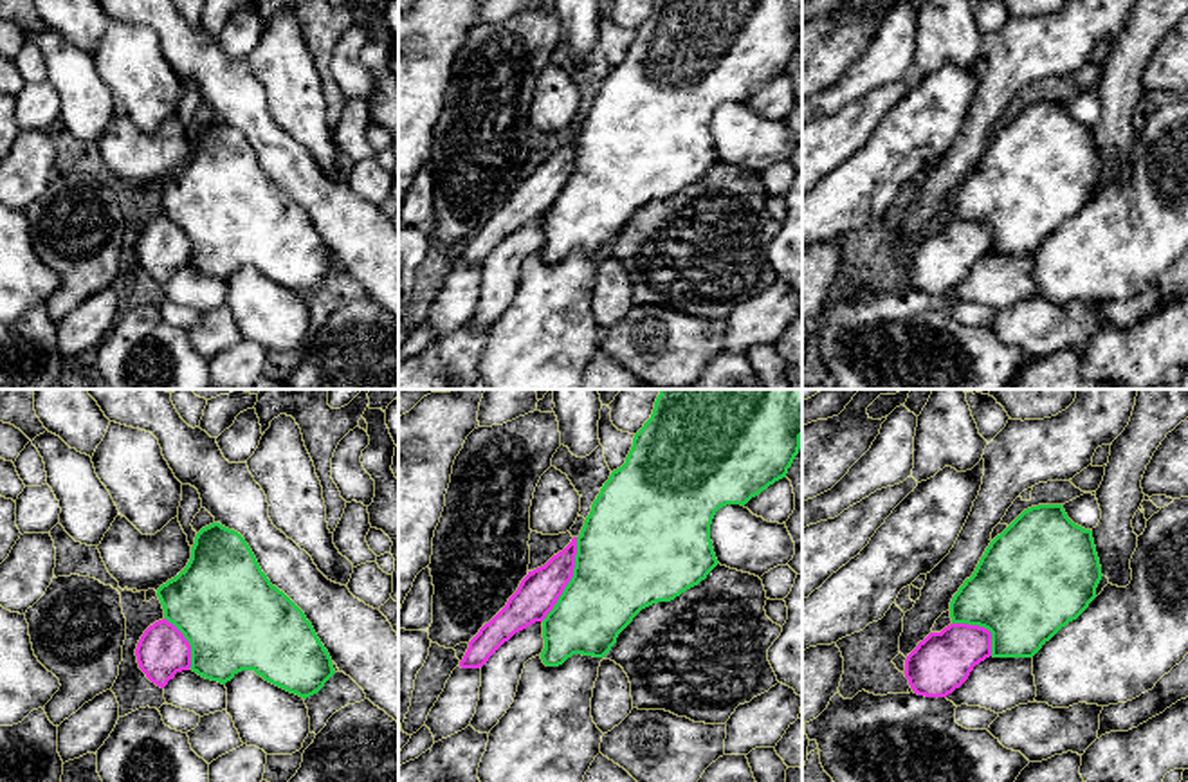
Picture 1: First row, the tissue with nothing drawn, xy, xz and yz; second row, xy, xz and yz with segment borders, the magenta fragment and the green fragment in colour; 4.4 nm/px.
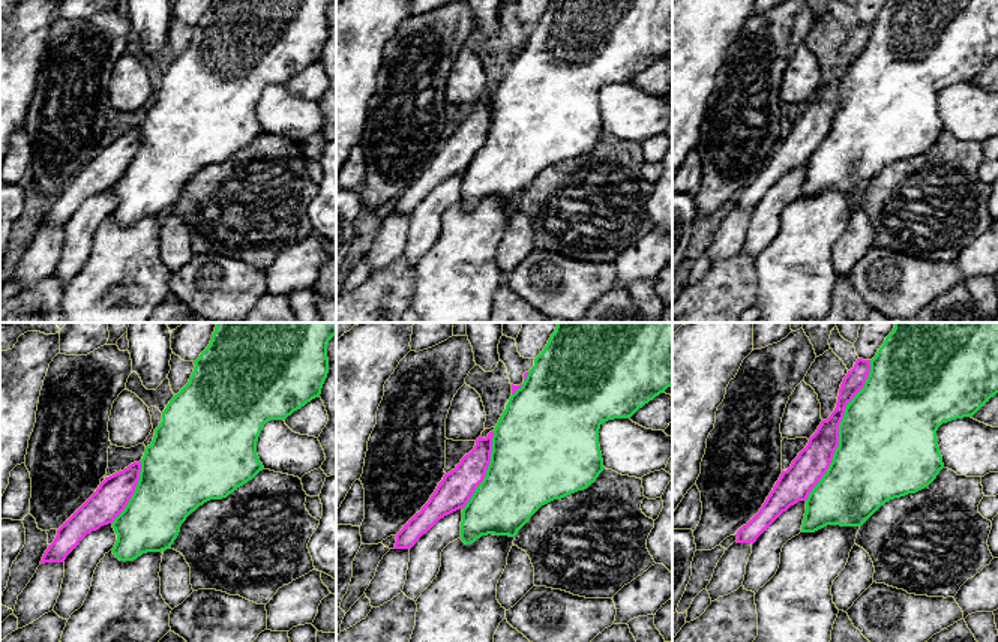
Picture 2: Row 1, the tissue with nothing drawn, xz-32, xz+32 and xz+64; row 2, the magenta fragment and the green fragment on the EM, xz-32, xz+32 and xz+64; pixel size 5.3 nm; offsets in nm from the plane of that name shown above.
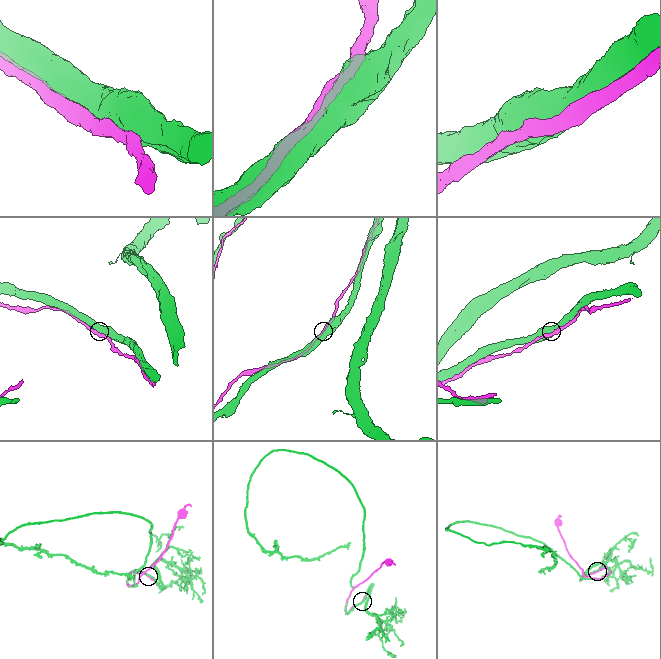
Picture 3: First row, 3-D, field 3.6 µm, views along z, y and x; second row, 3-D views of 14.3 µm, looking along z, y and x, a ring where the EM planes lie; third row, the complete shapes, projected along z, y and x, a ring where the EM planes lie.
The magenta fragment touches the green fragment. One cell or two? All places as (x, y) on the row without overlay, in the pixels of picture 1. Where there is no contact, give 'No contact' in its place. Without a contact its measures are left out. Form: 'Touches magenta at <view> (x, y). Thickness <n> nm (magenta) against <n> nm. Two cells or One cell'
Touches magenta at xz (570, 175). Thickness 180 nm (magenta) against 420 nm. One cell

